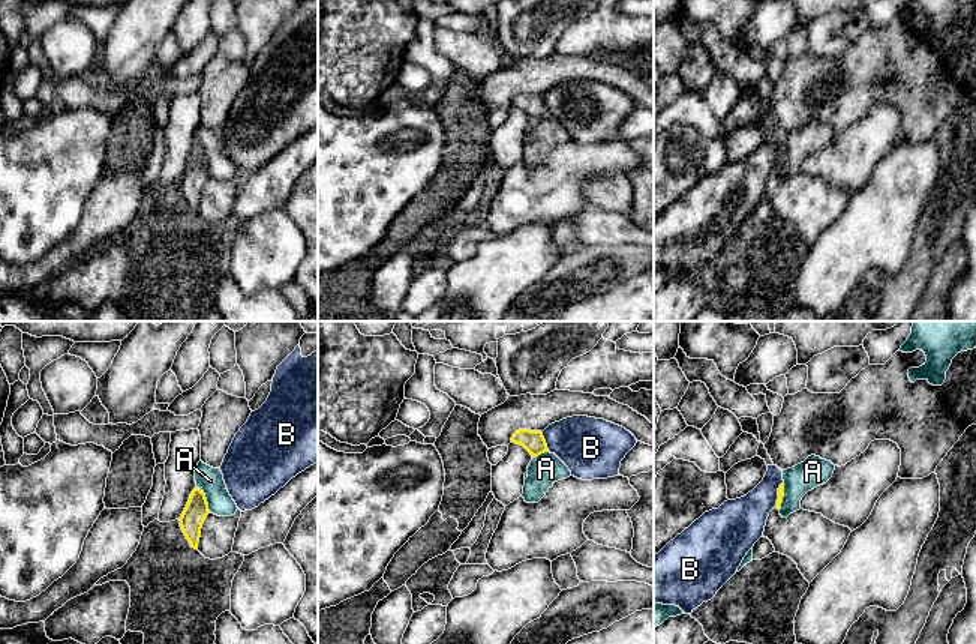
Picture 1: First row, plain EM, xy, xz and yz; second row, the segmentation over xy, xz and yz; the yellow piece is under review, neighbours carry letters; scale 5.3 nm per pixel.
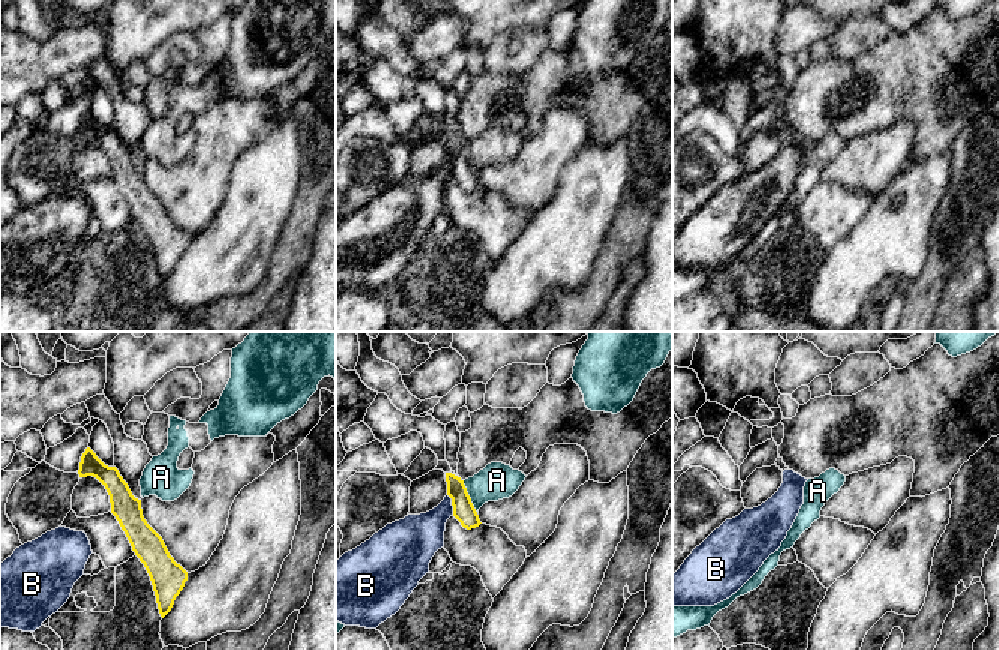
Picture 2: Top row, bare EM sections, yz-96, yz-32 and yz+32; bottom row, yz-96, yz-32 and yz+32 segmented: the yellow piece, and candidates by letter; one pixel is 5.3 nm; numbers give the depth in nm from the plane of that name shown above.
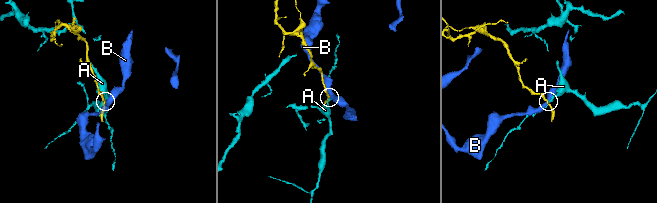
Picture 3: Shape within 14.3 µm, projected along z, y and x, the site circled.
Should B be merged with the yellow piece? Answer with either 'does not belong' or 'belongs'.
does not belong

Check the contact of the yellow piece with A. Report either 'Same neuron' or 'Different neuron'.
Different neuron

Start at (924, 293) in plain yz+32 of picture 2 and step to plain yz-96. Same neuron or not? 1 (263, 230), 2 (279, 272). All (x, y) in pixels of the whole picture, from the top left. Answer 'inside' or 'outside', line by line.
1: outside
2: inside

